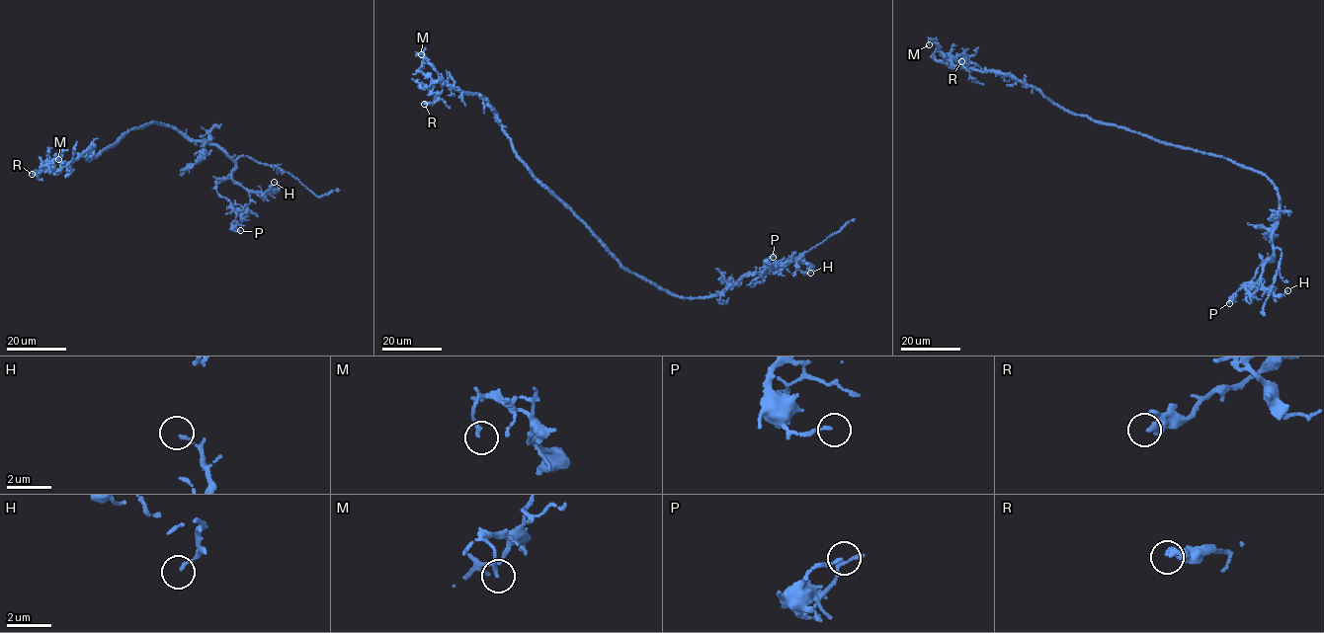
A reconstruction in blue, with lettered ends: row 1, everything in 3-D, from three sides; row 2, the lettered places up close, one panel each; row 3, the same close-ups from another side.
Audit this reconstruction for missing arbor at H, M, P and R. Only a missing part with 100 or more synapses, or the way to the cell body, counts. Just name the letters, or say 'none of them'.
none of them

